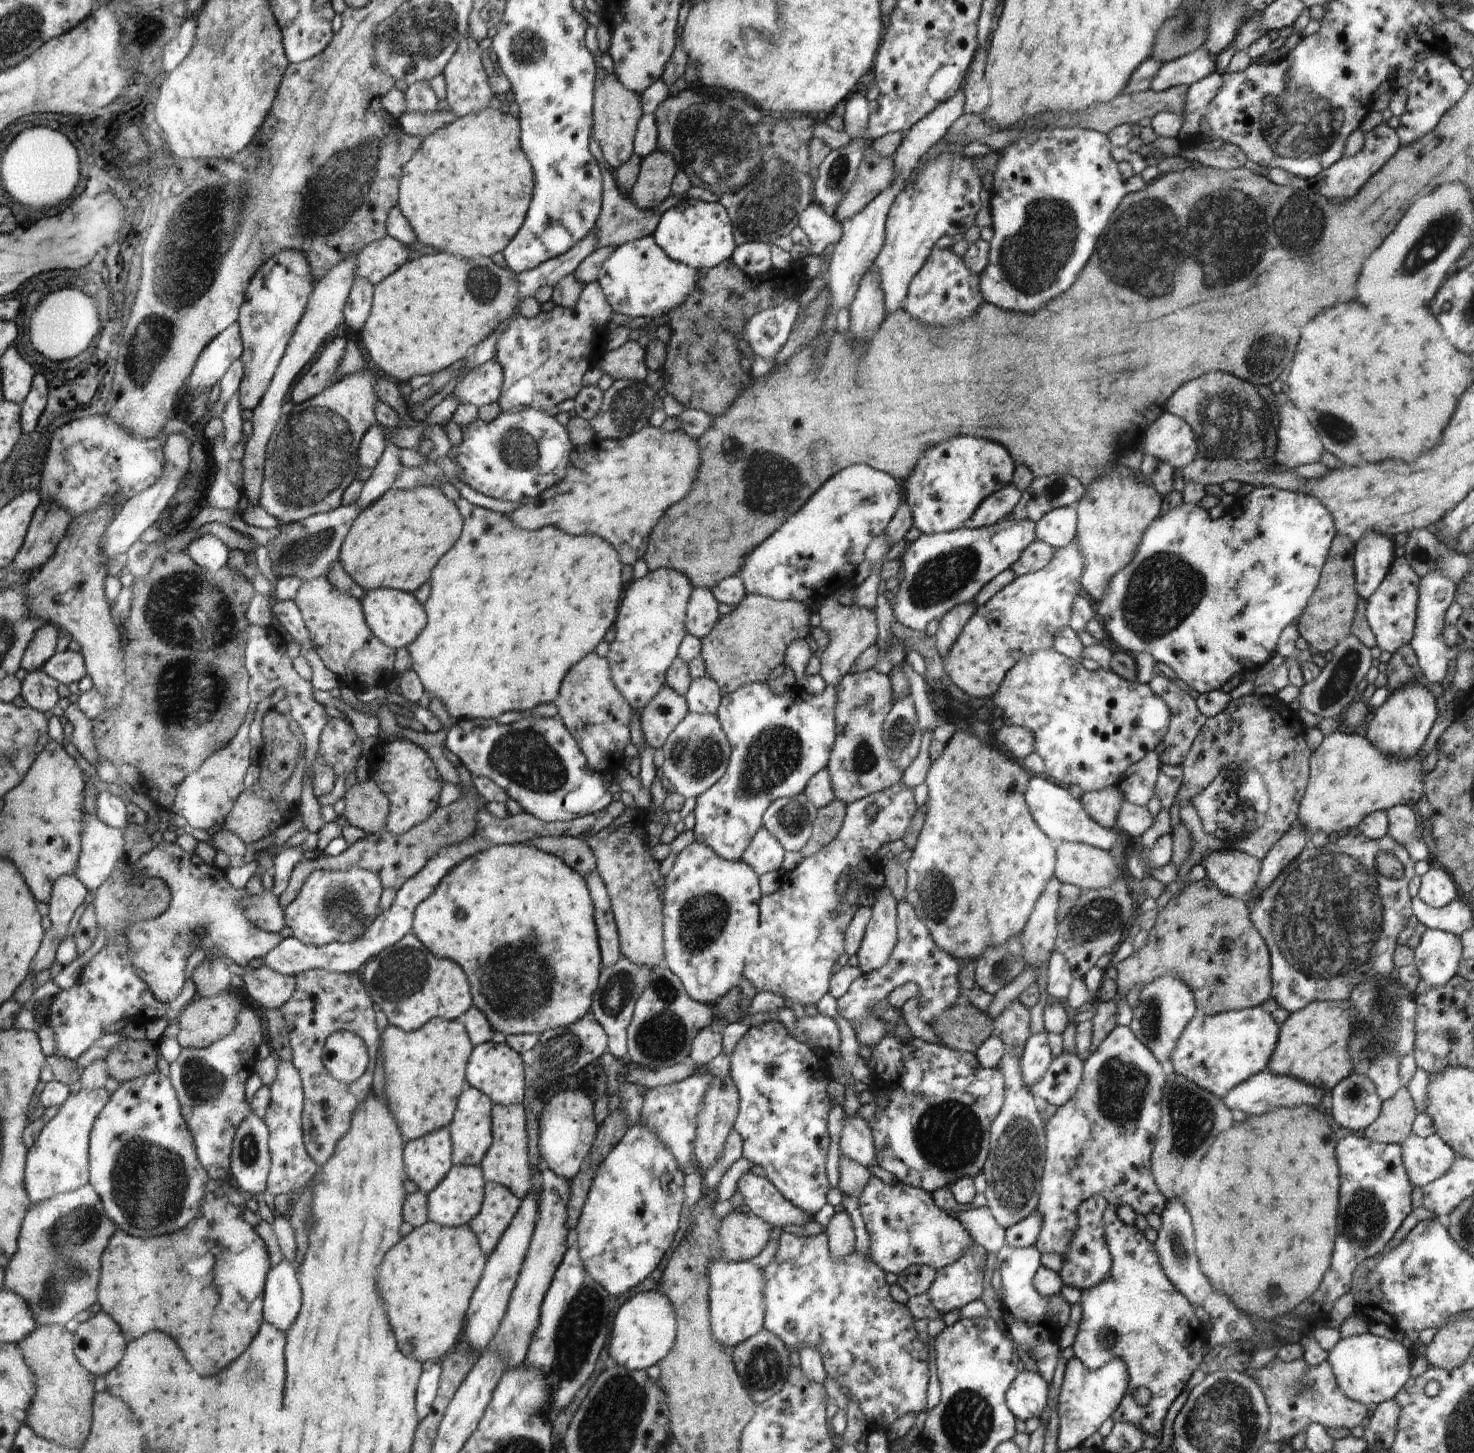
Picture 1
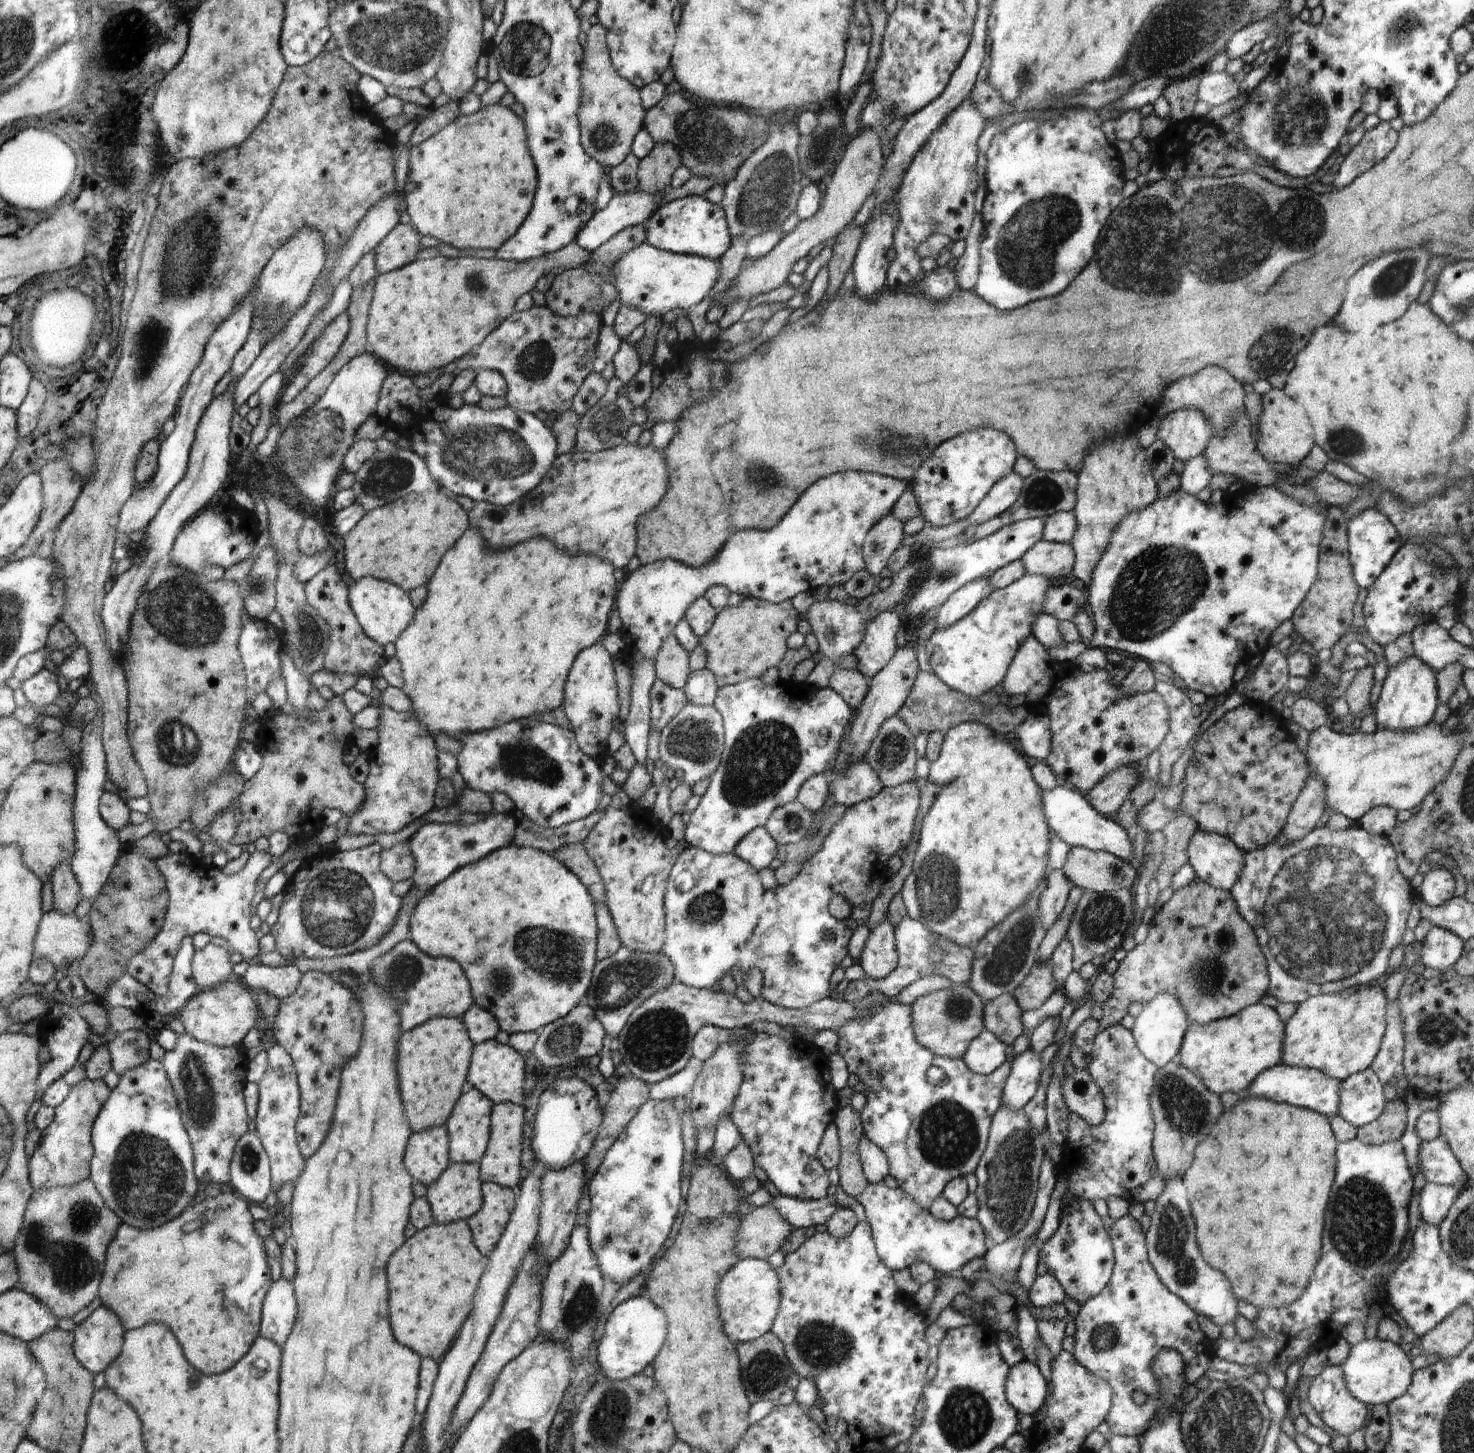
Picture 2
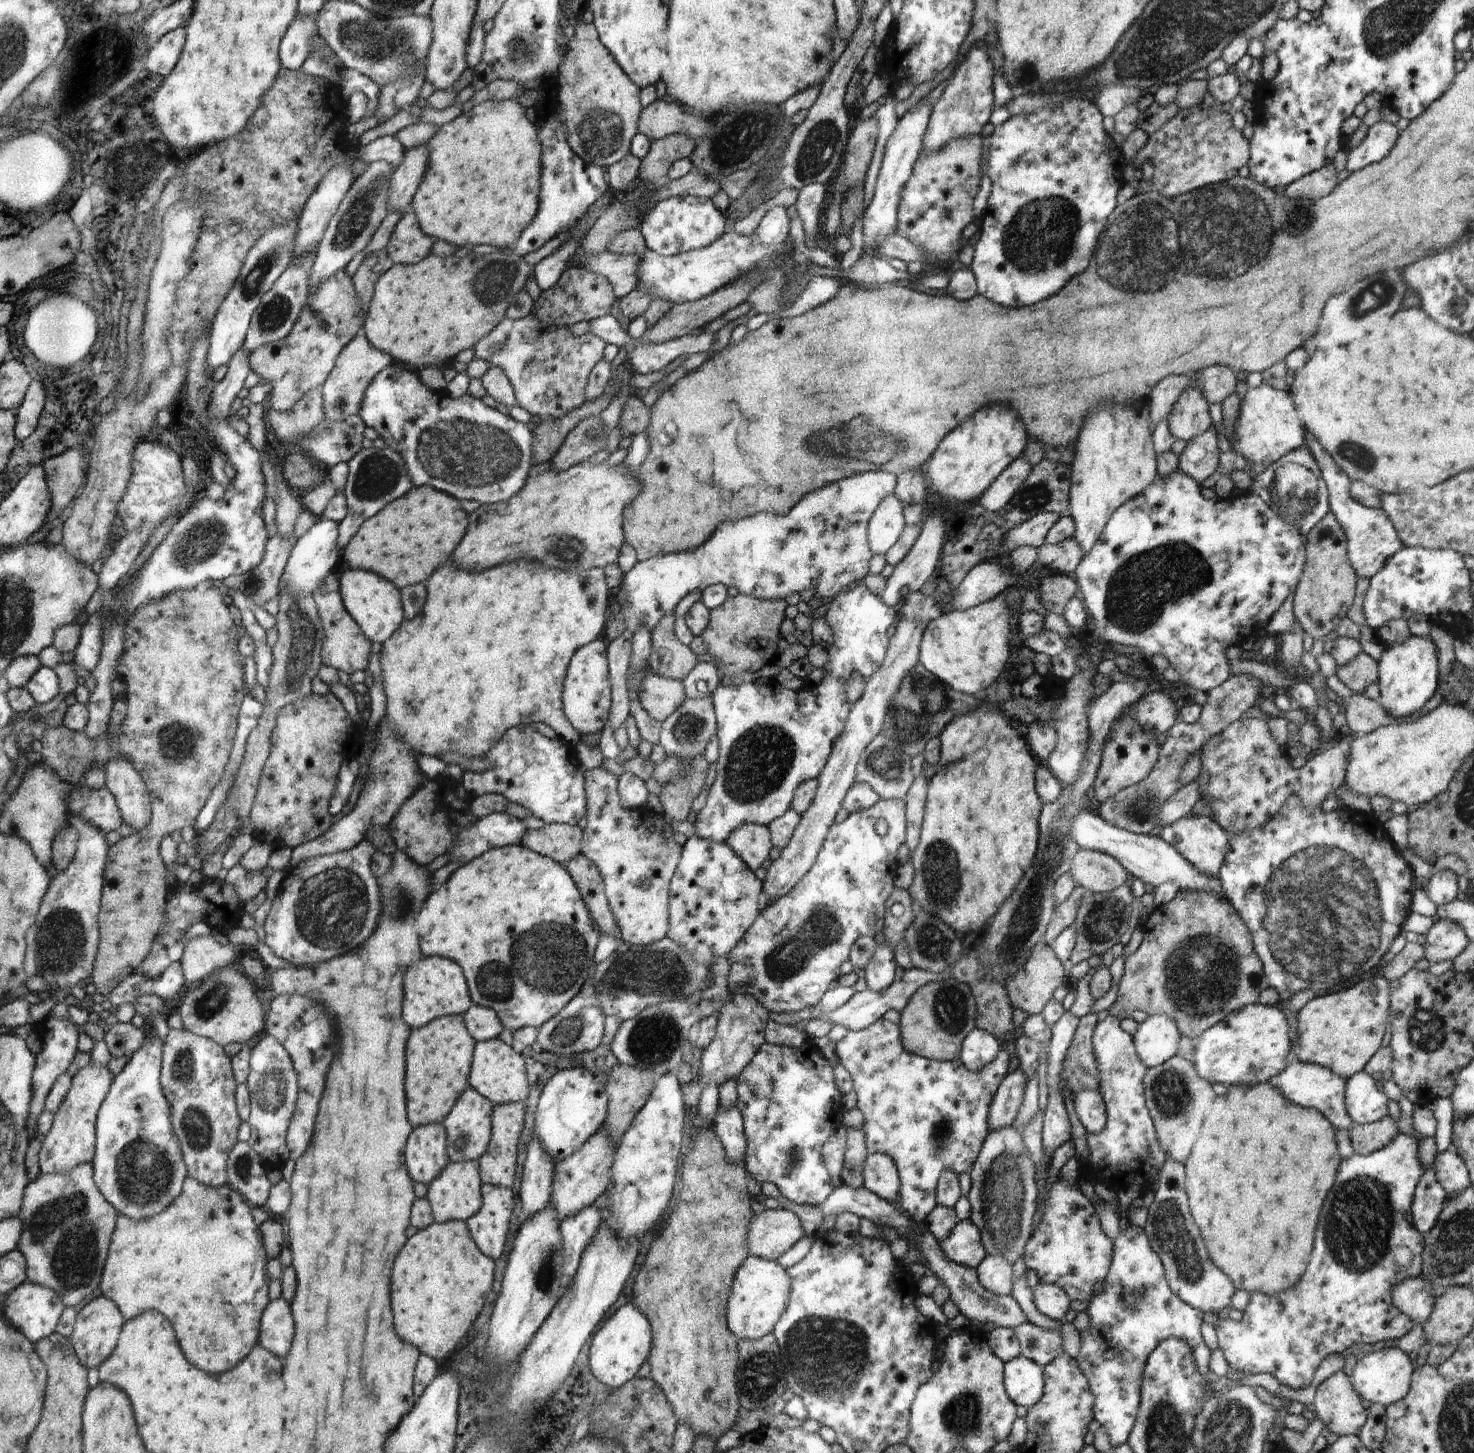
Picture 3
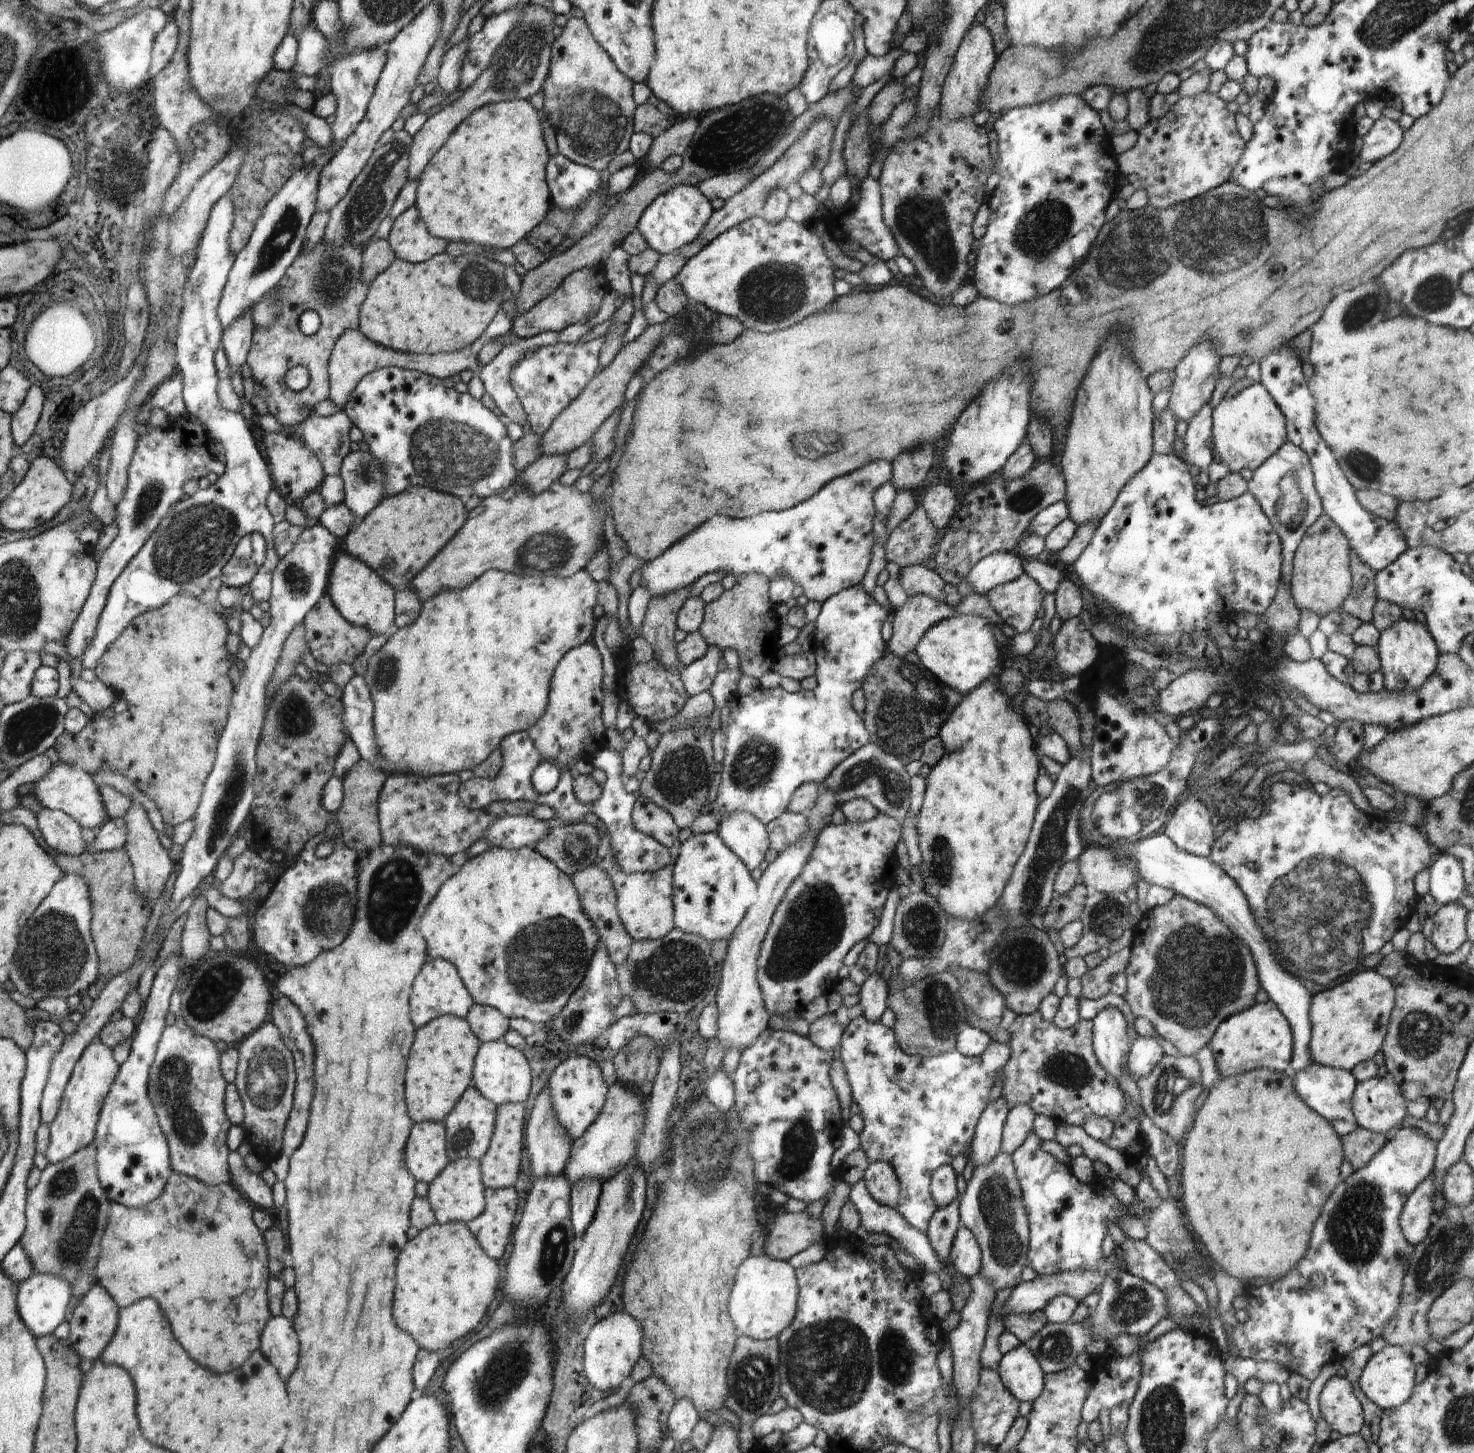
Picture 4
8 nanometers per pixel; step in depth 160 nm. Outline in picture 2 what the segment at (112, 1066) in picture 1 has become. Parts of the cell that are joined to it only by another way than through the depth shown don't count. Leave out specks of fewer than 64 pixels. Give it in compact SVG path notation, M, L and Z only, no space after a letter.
M129 1029L118 1034L109 1044L113 1068L124 1076L129 1070L147 1063L152 1046L151 1037L152 1034L148 1034L146 1029Z

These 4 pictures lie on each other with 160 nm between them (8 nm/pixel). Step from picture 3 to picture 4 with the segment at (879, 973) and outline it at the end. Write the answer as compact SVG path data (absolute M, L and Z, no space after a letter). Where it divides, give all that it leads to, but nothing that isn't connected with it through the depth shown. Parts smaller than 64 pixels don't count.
M875 972L861 986L858 1006L862 1016L868 1022L880 1021L880 1016L888 1008L886 998L888 998L889 986L890 982L886 982L882 979L881 974L877 975Z

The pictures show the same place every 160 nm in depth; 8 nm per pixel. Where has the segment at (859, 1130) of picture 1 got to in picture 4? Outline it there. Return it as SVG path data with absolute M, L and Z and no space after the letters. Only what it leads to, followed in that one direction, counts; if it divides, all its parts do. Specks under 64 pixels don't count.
M884 1161L869 1163L862 1179L876 1202L893 1209L898 1206L901 1186L891 1164Z

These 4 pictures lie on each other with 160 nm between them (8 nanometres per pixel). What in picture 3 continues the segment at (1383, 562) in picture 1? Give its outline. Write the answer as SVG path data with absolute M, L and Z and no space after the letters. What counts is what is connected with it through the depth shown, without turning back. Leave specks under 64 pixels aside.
M1305 432L1305 444L1311 450L1316 464L1321 472L1321 484L1329 492L1329 507L1337 521L1341 524L1347 536L1347 555L1354 572L1358 578L1372 578L1386 563L1387 560L1402 550L1403 542L1400 540L1393 522L1390 522L1388 515L1380 509L1364 506L1355 501L1349 495L1351 480L1348 475L1336 464L1336 461L1324 450L1320 441L1310 432Z

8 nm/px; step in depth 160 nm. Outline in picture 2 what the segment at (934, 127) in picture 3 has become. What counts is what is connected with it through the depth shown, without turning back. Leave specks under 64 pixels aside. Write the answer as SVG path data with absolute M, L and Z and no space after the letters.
M968 95L950 111L931 137L920 147L912 162L903 174L903 179L896 194L898 201L899 222L895 225L893 248L896 259L887 270L888 286L904 286L915 281L922 273L921 258L915 251L934 233L945 232L955 241L965 239L970 232L974 217L975 190L978 186L976 159L978 138L987 126L983 112L975 107L973 98Z

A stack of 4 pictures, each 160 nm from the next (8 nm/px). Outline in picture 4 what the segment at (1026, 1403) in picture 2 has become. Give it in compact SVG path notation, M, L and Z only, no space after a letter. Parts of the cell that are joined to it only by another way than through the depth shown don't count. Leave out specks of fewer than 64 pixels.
M1024 1343L1007 1352L999 1362L998 1370L1004 1384L1016 1392L1019 1402L1034 1402L1046 1385L1046 1374L1039 1359Z

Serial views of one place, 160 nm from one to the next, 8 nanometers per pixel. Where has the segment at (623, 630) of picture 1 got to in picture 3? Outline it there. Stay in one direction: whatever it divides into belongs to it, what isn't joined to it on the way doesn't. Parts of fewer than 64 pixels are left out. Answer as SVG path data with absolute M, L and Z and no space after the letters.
M873 470L828 484L820 492L808 494L806 500L796 503L786 516L772 513L756 513L742 517L737 521L724 521L715 528L714 534L706 543L688 552L668 553L666 556L651 557L638 561L627 573L621 584L627 590L629 600L623 612L625 628L634 634L640 623L646 623L652 630L659 620L682 602L683 598L708 585L723 584L726 588L736 586L746 596L764 599L784 599L786 595L802 592L806 588L817 589L819 582L822 588L832 588L832 594L840 594L848 584L858 582L869 574L873 557L867 539L867 526L873 512L886 496L893 494L898 477L888 471Z

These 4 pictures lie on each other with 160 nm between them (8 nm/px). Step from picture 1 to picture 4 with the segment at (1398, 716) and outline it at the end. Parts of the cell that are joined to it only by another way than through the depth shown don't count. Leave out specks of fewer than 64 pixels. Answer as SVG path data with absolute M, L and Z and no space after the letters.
M1400 617L1394 624L1380 631L1377 642L1383 684L1387 691L1413 691L1436 670L1438 648L1427 627L1417 620Z

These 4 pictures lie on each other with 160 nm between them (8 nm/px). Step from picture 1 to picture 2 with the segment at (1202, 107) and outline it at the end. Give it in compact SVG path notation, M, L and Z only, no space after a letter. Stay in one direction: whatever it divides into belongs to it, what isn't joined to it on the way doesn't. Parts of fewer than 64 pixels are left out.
M1225 71L1204 73L1199 82L1198 98L1211 107L1228 102L1230 98L1237 98L1240 90L1236 77Z

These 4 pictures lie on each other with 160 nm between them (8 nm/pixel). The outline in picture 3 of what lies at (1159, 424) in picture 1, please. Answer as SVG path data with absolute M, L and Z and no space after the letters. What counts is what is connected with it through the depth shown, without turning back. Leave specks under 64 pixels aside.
M1188 385L1167 416L1169 429L1174 438L1188 442L1212 425L1208 406L1209 402L1202 389Z

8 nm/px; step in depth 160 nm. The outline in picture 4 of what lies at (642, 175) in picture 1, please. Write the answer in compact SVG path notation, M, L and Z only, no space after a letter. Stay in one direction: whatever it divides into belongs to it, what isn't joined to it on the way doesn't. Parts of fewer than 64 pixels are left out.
M690 116L685 120L673 122L662 135L653 139L648 152L650 166L659 168L659 164L670 155L683 156L691 146L691 140L699 128L699 117Z

